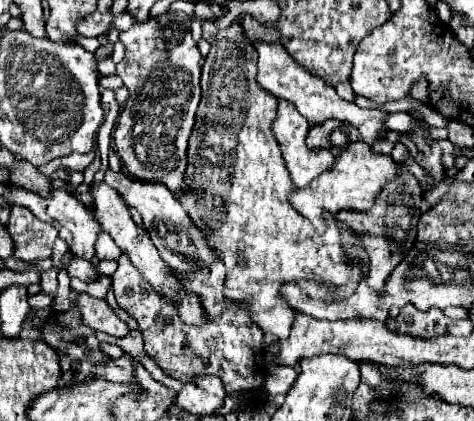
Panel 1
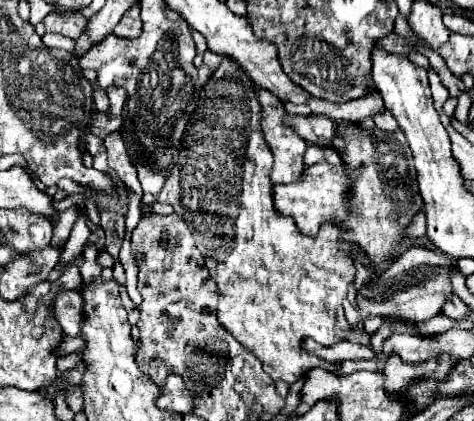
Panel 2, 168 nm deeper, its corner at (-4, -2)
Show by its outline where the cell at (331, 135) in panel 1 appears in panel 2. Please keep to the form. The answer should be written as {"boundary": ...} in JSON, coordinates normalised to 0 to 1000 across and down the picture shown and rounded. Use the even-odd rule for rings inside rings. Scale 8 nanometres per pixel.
{"boundary":[[[650,347],[646,366],[641,366],[641,390],[658,394],[671,385],[684,385],[684,347]]]}

